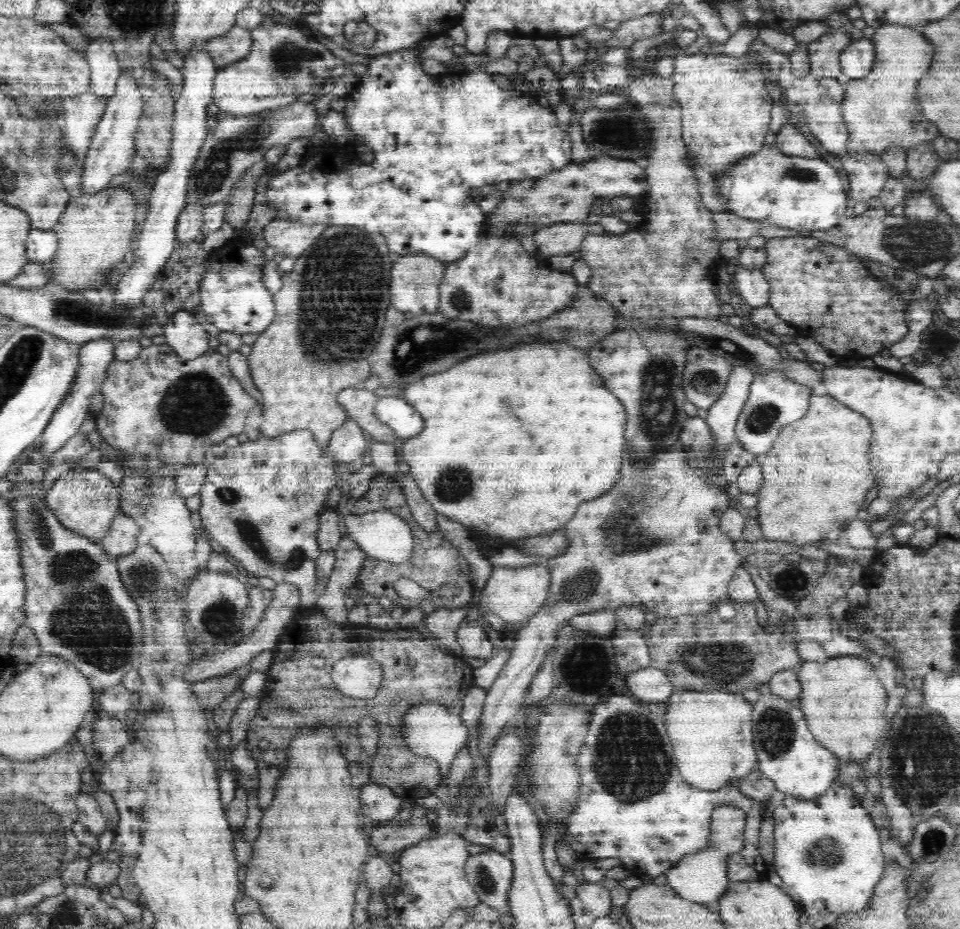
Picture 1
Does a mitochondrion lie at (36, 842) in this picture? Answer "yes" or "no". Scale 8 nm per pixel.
yes

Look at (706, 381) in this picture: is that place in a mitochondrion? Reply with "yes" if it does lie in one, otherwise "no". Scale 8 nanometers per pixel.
yes

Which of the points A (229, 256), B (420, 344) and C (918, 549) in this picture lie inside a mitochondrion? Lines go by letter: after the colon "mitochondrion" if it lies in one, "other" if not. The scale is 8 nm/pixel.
A: other
B: mitochondrion
C: other

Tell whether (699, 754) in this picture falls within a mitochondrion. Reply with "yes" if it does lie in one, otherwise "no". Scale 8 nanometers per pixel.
no

